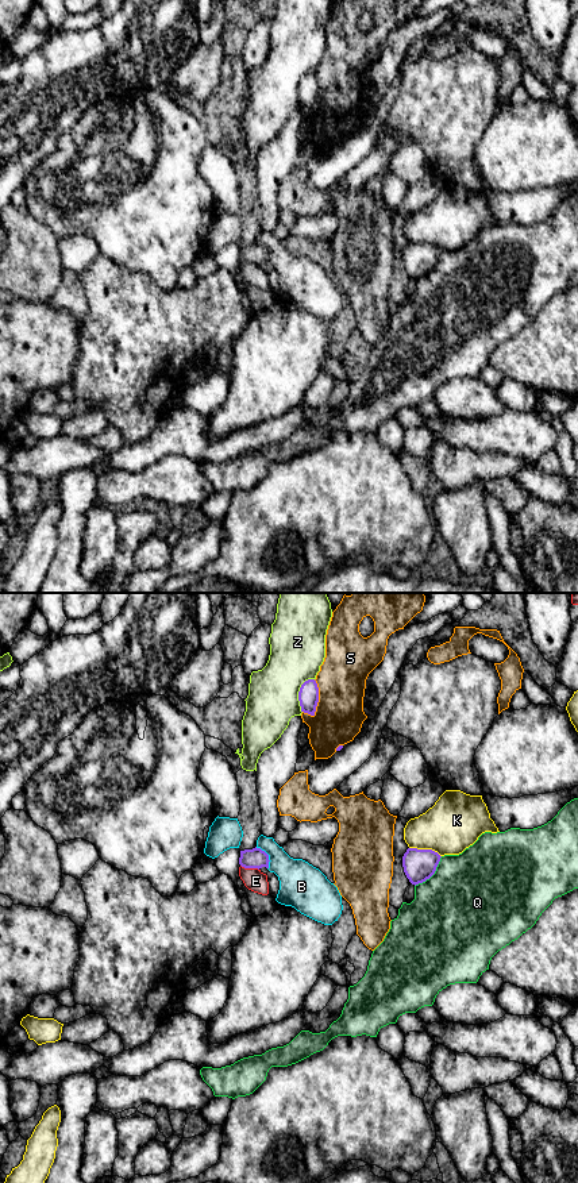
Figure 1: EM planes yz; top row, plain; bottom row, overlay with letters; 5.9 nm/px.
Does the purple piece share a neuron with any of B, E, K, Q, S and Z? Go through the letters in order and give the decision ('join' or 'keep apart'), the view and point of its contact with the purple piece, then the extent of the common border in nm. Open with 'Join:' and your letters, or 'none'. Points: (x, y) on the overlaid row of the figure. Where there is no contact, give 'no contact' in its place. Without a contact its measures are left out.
Join: none
B: keep apart; contact yz (268, 856); length 150 nm
E: keep apart; contact yz (250, 867); length 120 nm
K: keep apart; contact yz (426, 850); length 200 nm
Q: keep apart; contact yz (432, 874); length 240 nm
S: keep apart; contact yz (318, 698); length 220 nm
Z: keep apart; contact yz (299, 693); length 220 nm

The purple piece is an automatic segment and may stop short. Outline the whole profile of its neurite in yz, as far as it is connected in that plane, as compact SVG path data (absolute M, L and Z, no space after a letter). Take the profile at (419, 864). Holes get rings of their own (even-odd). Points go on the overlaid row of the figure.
M408 848L402 856L402 867L412 885L429 879L440 862L440 855L432 849Z

